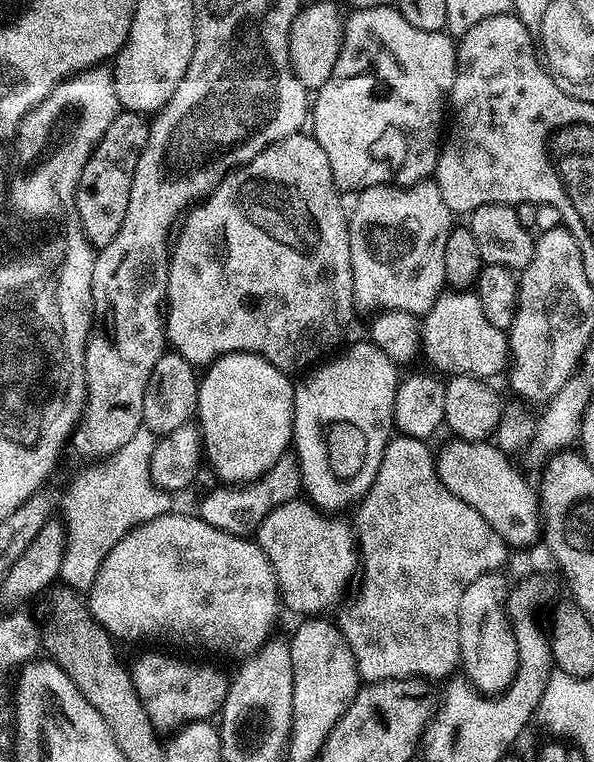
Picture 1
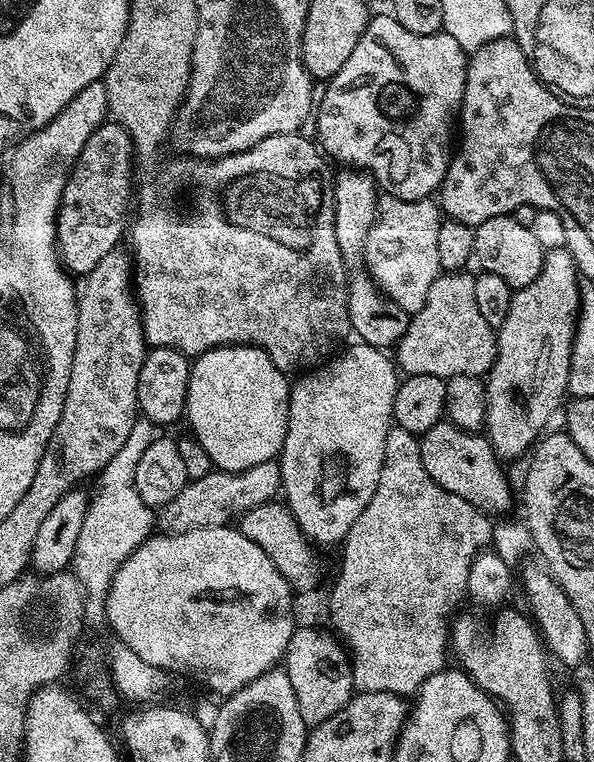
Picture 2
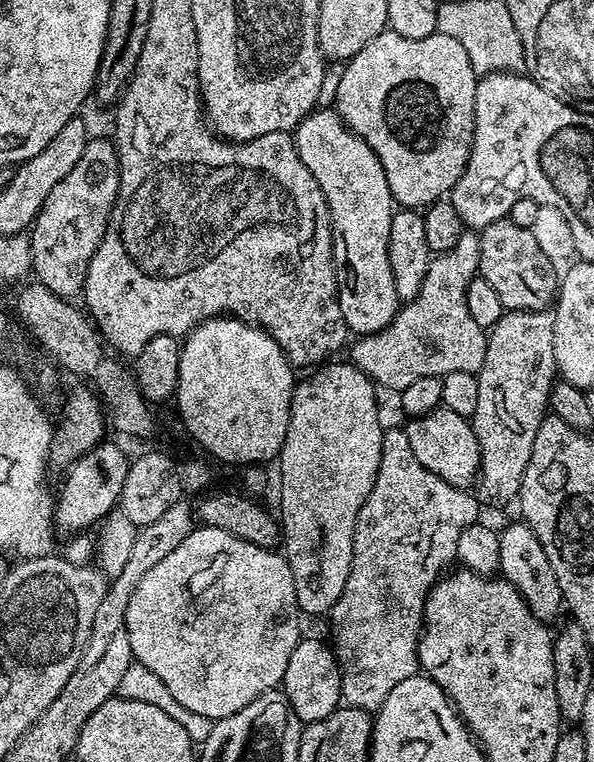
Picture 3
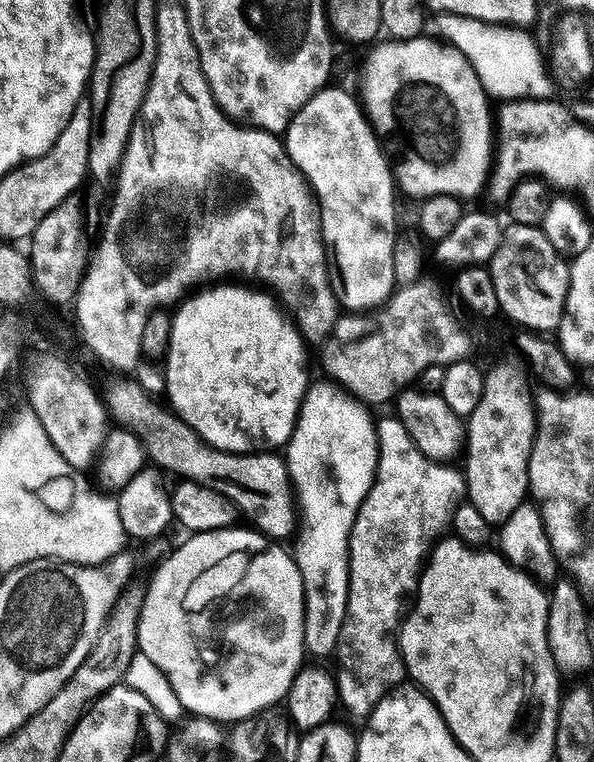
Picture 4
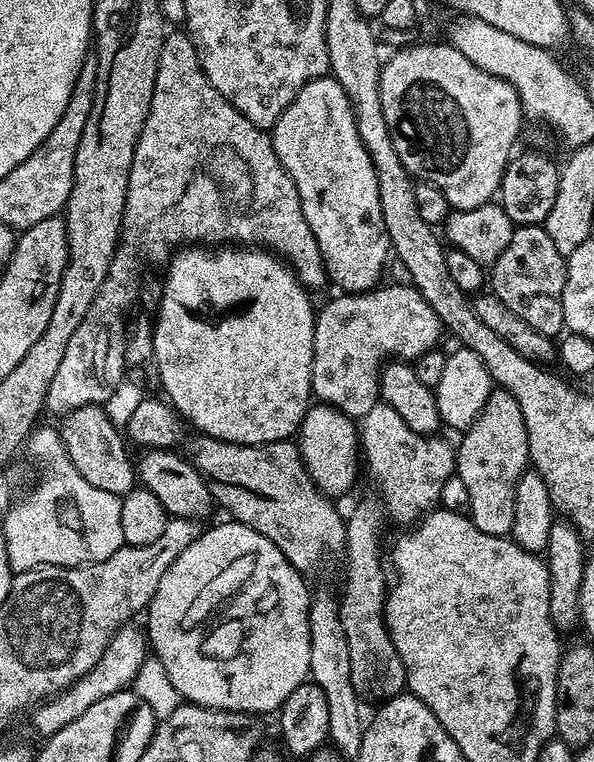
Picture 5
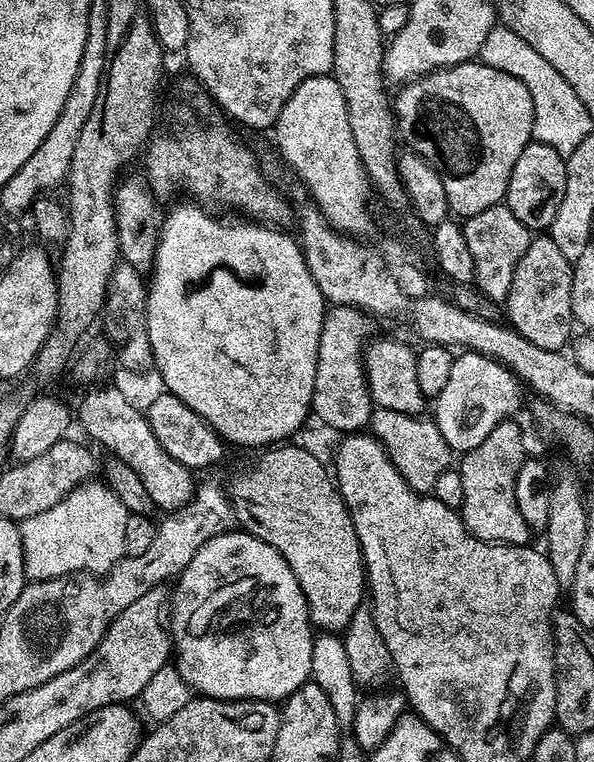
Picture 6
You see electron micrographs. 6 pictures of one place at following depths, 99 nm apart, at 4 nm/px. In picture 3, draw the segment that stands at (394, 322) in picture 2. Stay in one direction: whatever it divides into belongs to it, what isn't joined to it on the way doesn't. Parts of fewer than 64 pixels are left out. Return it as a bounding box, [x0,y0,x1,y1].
[296,111,402,337]

